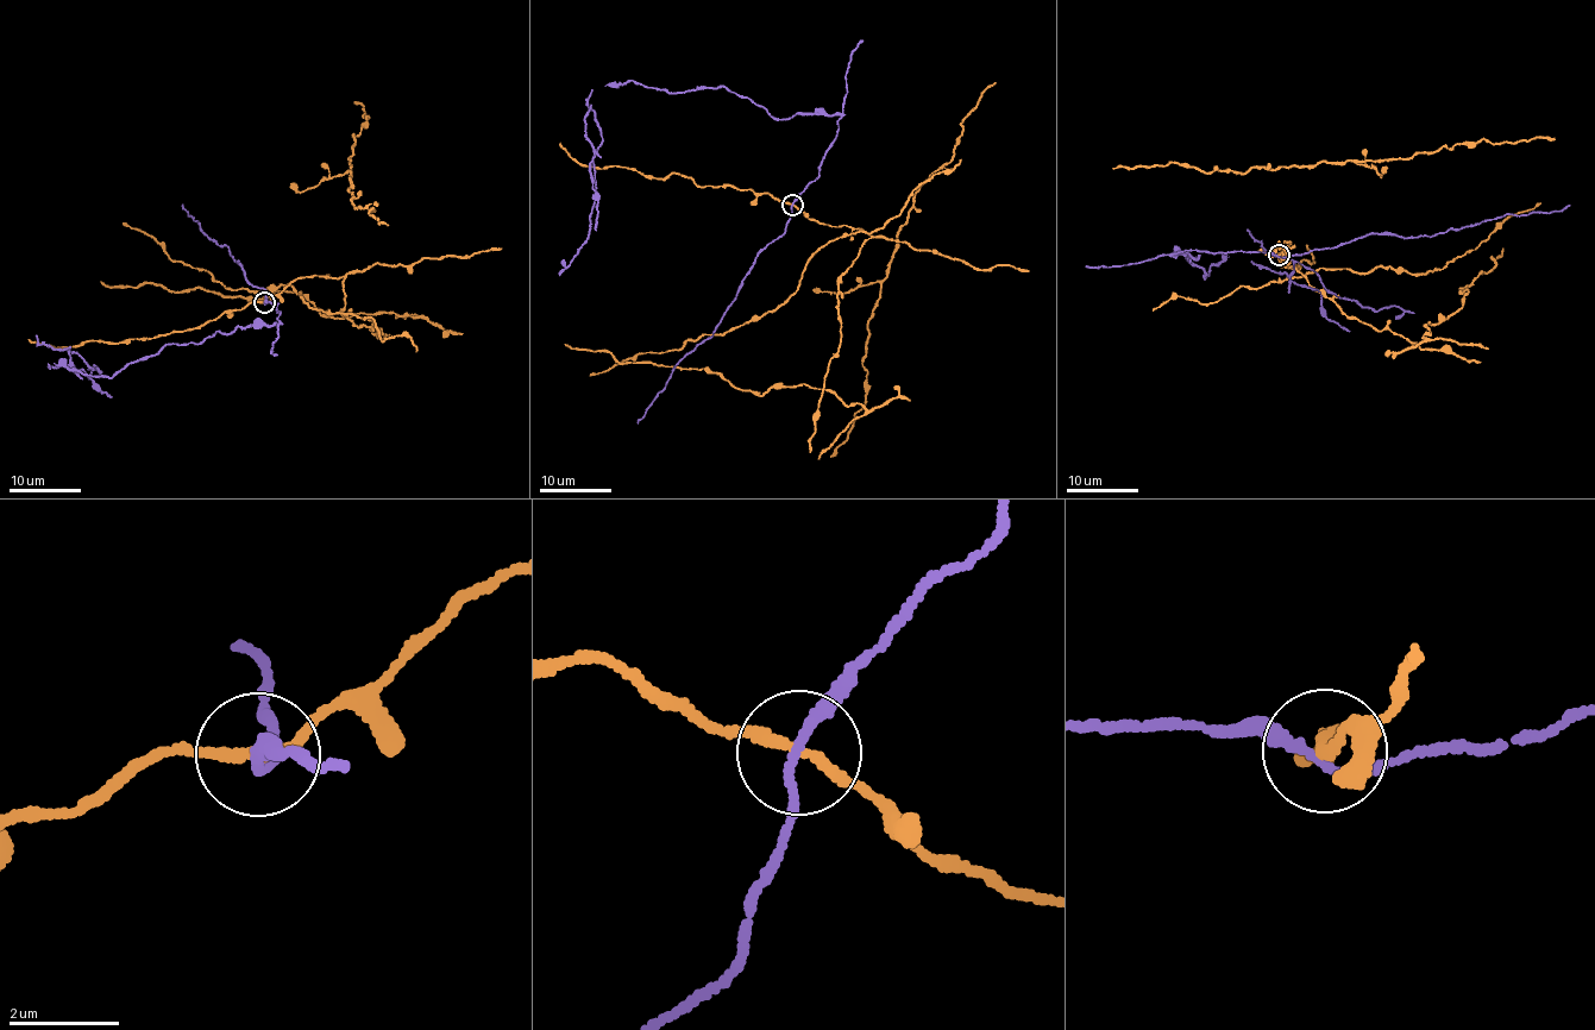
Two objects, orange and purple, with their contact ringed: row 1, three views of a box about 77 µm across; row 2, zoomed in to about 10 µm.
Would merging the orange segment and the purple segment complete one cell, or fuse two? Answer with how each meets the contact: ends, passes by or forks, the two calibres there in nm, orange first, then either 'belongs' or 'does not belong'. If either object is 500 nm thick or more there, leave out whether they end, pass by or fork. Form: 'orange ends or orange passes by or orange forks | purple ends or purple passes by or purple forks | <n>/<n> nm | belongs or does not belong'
orange passes by | purple passes by | 190/160 nm | does not belong

